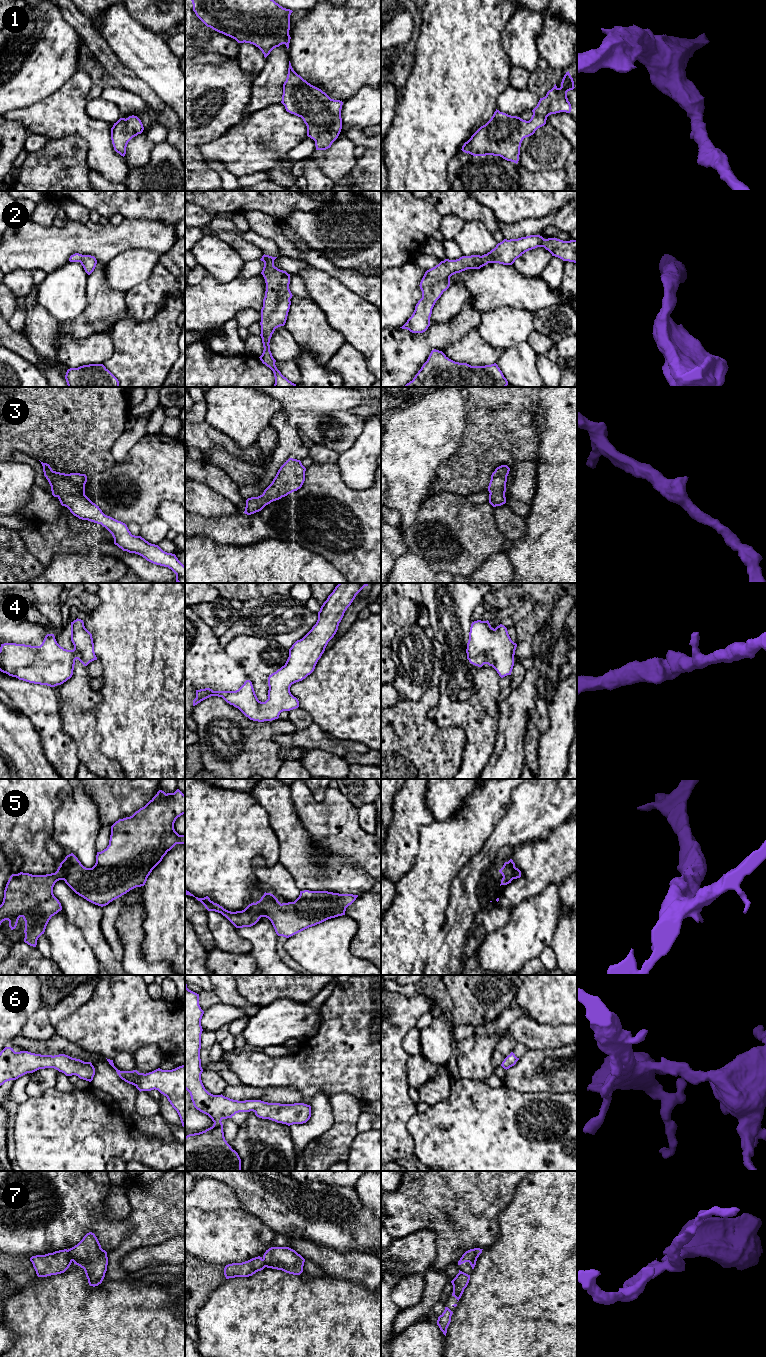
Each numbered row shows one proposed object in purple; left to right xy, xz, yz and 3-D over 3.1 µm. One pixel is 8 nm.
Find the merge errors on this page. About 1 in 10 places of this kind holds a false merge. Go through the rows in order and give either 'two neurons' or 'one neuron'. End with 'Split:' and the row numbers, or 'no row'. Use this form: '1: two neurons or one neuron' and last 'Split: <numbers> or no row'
1: one neuron
2: one neuron
3: one neuron
4: one neuron
5: one neuron
6: one neuron
7: one neuron
Split: no row

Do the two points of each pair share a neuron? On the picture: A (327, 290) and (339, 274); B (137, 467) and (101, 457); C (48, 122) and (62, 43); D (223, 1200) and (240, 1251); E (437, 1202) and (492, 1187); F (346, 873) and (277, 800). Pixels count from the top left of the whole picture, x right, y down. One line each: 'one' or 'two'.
A: two
B: two
C: two
D: two
E: one
F: one

